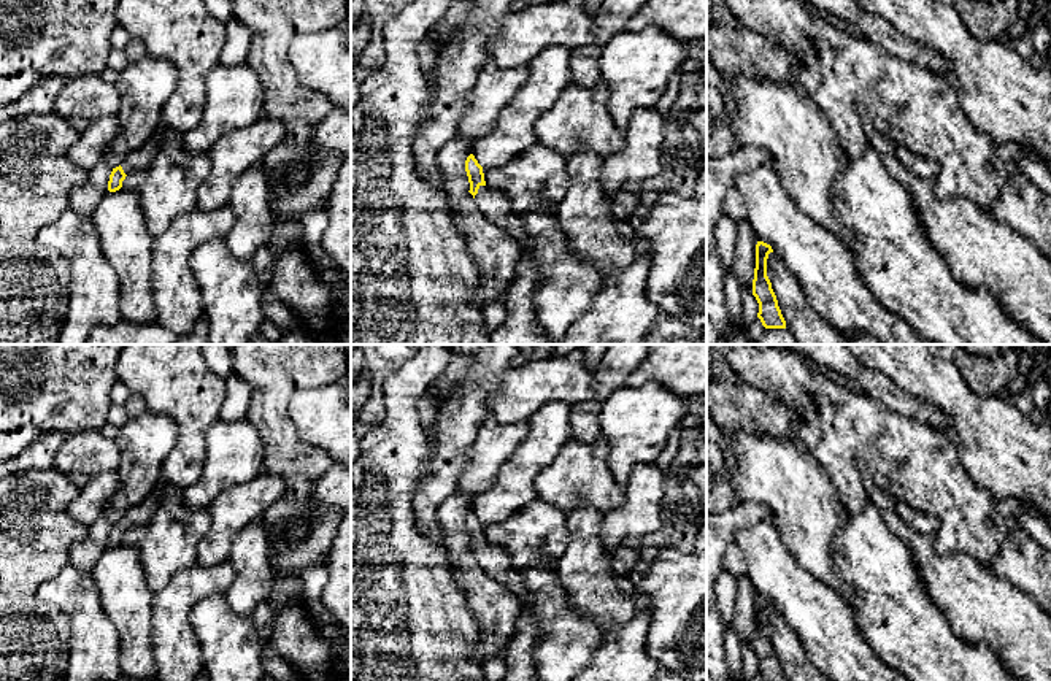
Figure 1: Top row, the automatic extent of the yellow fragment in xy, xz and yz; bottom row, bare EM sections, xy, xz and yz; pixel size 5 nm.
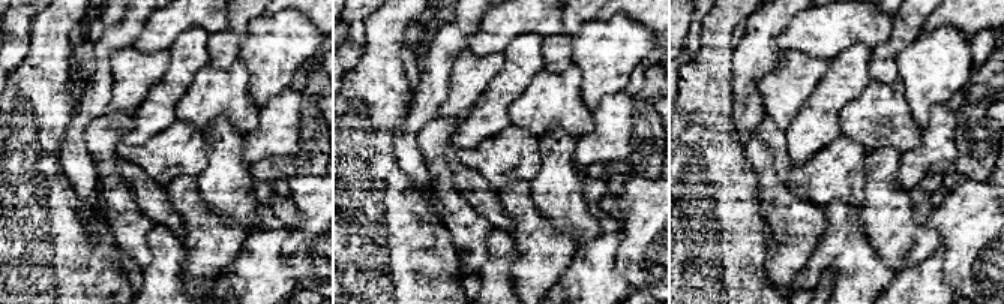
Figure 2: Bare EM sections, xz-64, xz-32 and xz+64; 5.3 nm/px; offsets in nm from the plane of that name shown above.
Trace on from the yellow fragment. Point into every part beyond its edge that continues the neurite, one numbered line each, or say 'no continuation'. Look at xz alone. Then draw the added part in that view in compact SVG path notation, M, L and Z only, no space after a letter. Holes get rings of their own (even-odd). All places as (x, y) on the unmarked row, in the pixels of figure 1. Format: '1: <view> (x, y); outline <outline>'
1: xz (496, 561); outline M479 541L475 559L487 575L516 594L524 605L532 600L532 595L524 586L524 575L510 565L510 552L506 549L489 541Z

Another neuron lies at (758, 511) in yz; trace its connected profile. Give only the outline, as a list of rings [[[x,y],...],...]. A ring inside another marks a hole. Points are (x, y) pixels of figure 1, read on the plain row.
[[[756,502],[722,513],[706,513],[706,681],[730,681],[724,651],[724,625],[714,600],[714,579],[722,568],[726,549],[735,543],[738,529],[775,519],[770,506]]]

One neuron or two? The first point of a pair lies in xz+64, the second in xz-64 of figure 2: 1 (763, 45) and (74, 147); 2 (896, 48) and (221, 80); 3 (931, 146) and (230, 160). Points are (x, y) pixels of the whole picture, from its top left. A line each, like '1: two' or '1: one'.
1: one
2: two
3: two

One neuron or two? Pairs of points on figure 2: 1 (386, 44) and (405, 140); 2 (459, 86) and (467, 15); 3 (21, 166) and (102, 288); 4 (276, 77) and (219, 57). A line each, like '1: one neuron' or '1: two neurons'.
1: two neurons
2: two neurons
3: one neuron
4: two neurons

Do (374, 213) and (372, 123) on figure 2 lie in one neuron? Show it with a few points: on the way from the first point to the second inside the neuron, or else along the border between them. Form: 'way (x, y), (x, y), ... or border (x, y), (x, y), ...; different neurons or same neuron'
way (372, 190), (371, 146); same neuron

